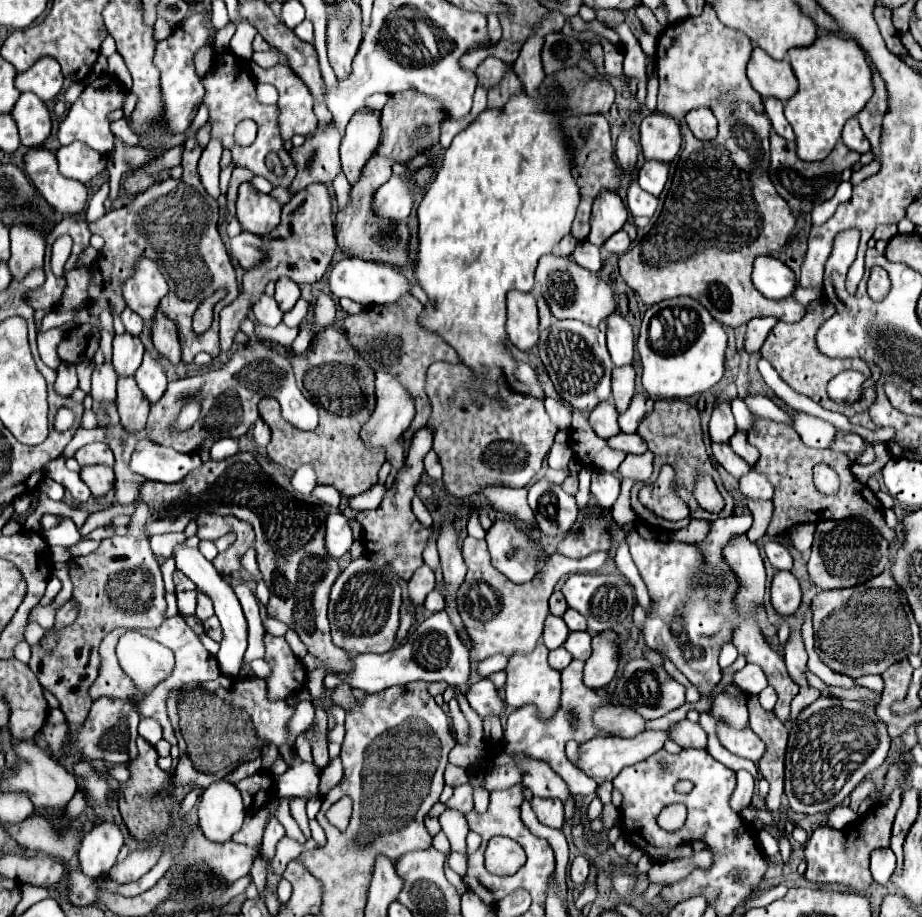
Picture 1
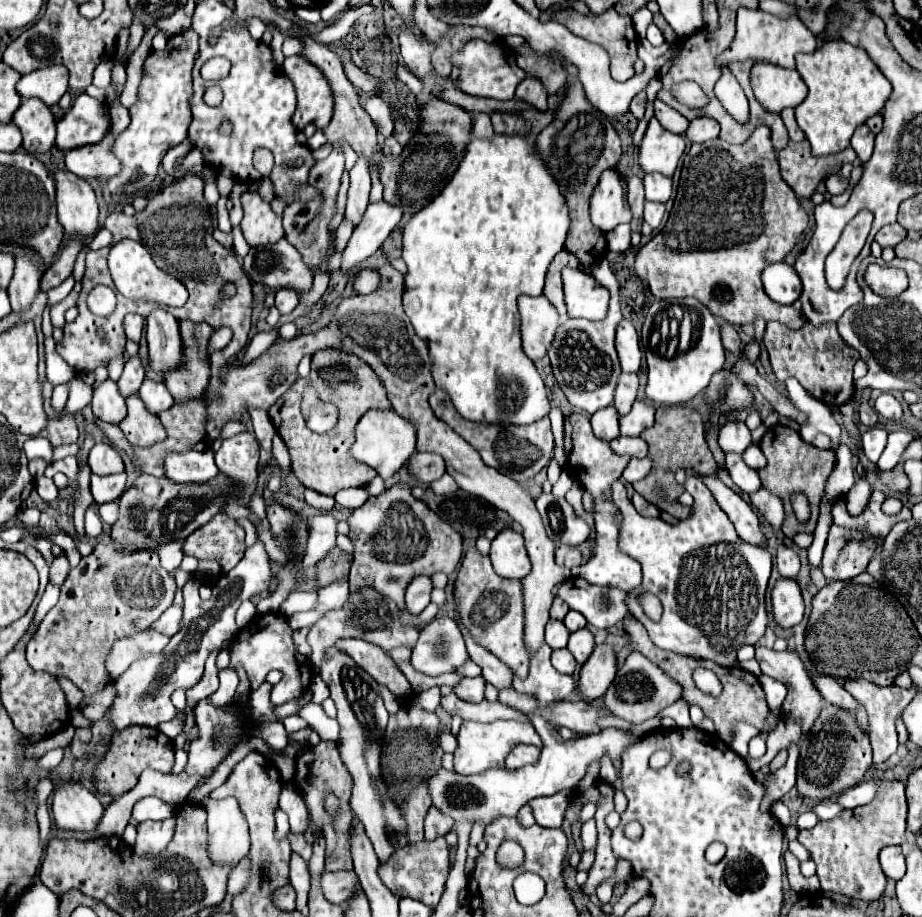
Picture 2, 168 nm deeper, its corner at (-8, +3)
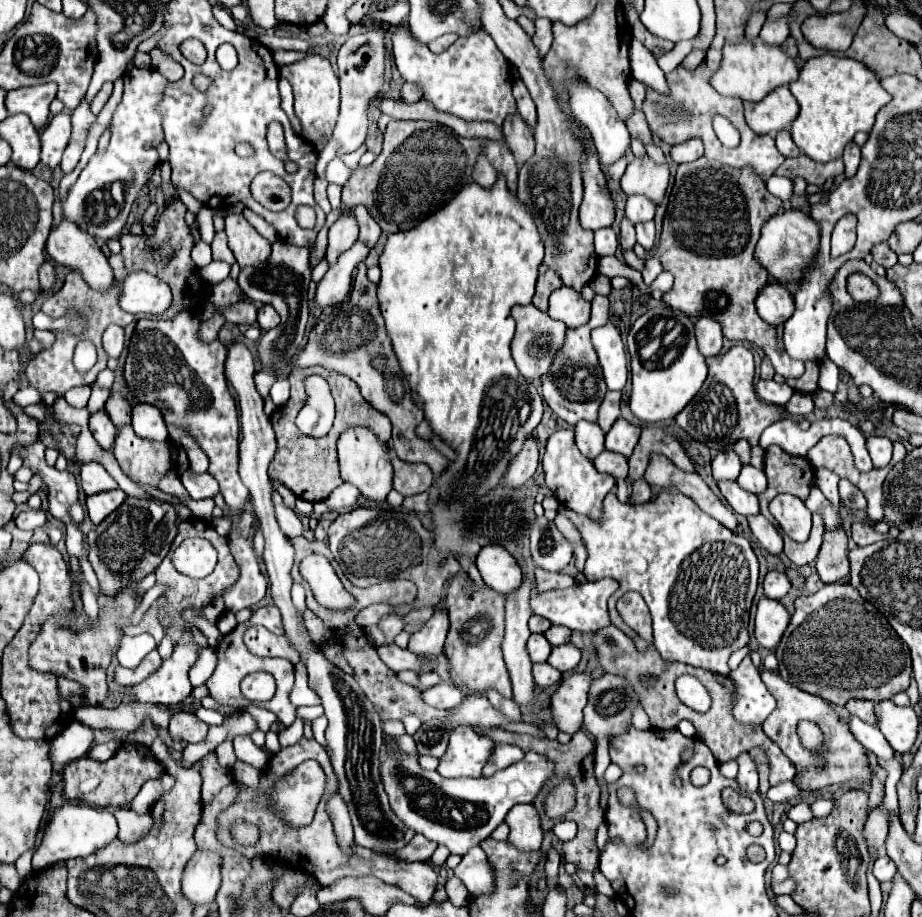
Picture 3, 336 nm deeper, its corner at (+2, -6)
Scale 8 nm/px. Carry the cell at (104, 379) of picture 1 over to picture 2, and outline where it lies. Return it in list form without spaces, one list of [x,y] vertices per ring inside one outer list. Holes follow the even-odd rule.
[[[106,379],[92,397],[92,413],[96,419],[118,425],[126,417],[126,403],[124,397],[118,393],[118,385],[110,379]]]

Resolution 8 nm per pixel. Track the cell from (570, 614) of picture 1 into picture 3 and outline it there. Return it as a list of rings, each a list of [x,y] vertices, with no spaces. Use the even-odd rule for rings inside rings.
[[[550,626],[544,634],[552,646],[560,646],[570,642],[570,630],[566,626]]]

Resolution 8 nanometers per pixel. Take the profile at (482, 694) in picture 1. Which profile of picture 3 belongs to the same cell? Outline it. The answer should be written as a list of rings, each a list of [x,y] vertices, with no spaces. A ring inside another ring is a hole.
[[[438,684],[434,688],[428,688],[426,692],[422,692],[426,704],[430,706],[436,706],[436,708],[446,708],[450,710],[452,706],[460,706],[460,702],[464,702],[464,694],[458,686],[454,684]]]

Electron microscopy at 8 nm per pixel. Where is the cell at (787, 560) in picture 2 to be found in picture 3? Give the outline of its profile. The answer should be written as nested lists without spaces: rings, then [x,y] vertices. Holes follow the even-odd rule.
[[[772,570],[766,574],[764,578],[764,594],[768,598],[774,598],[774,600],[780,600],[784,594],[788,594],[790,590],[790,580],[784,572],[778,572],[778,570]]]

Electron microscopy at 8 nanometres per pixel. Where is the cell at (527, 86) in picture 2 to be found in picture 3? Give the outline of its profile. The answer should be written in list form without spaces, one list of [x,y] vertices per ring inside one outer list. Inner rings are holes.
[[[512,114],[512,118],[504,120],[502,130],[504,130],[506,146],[514,152],[518,166],[522,166],[534,154],[532,128],[518,114]]]

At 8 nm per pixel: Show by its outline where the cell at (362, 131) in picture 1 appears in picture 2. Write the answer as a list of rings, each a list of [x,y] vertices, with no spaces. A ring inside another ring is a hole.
[[[360,157],[350,171],[350,191],[348,191],[348,205],[346,205],[346,219],[354,227],[362,221],[362,215],[368,207],[368,193],[370,193],[368,161]]]

